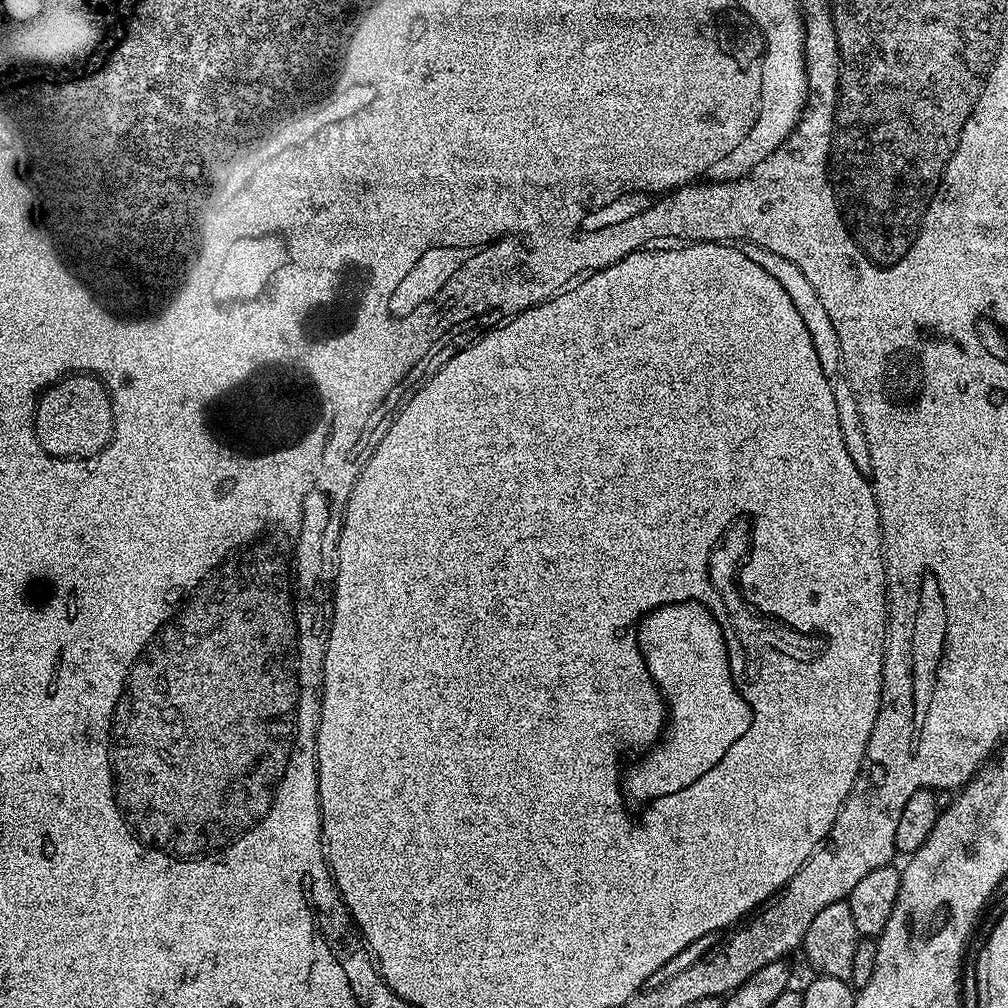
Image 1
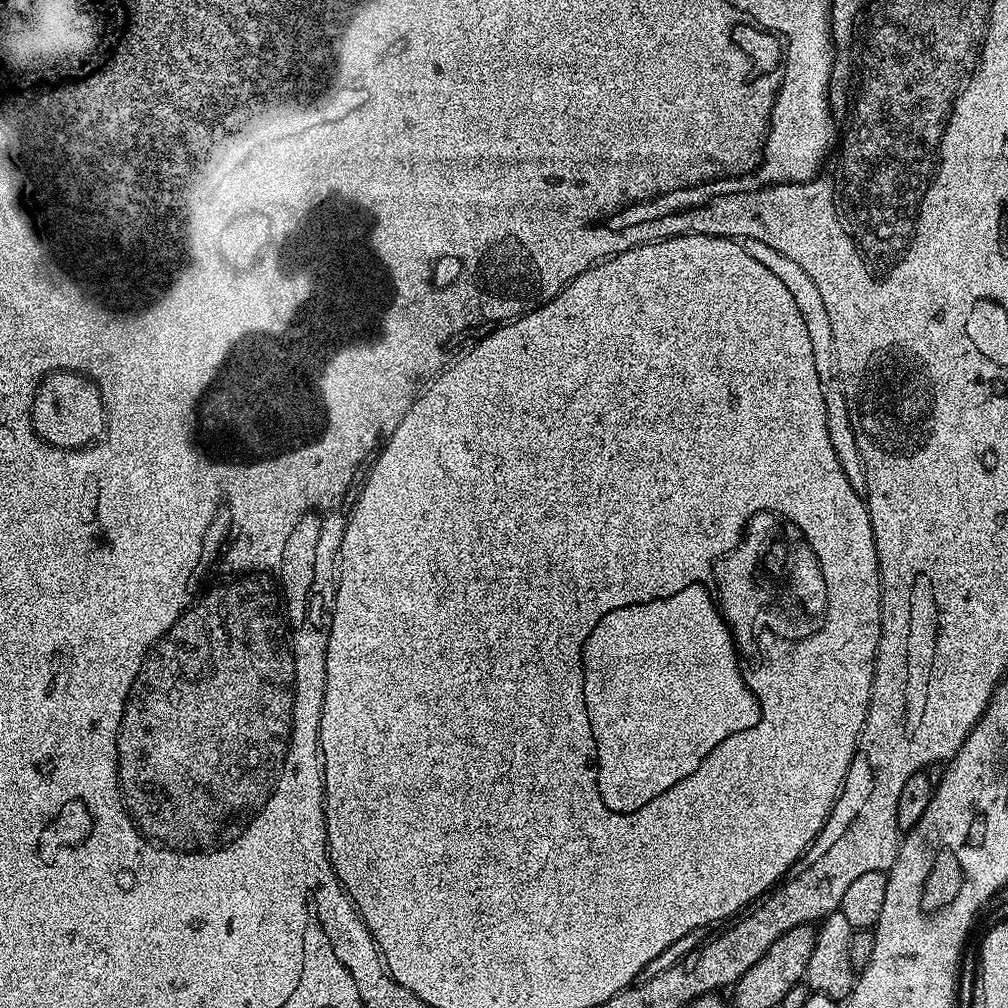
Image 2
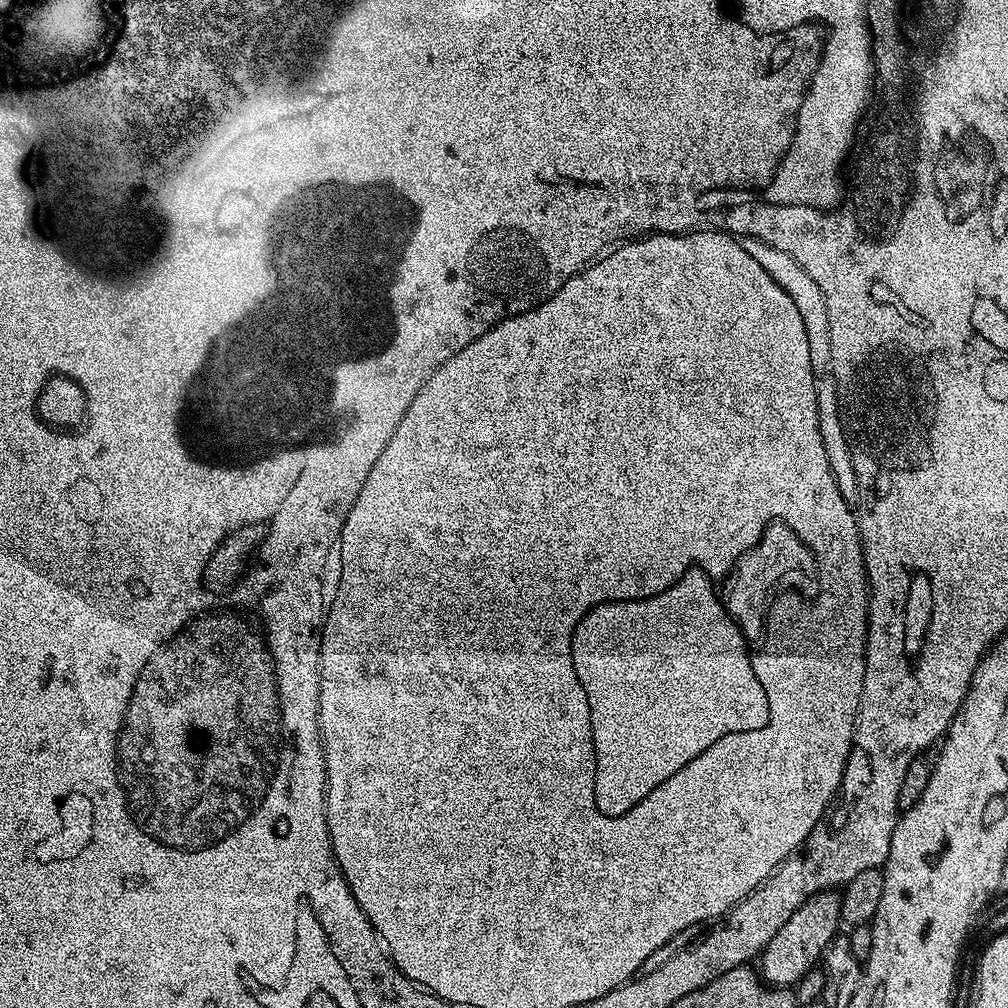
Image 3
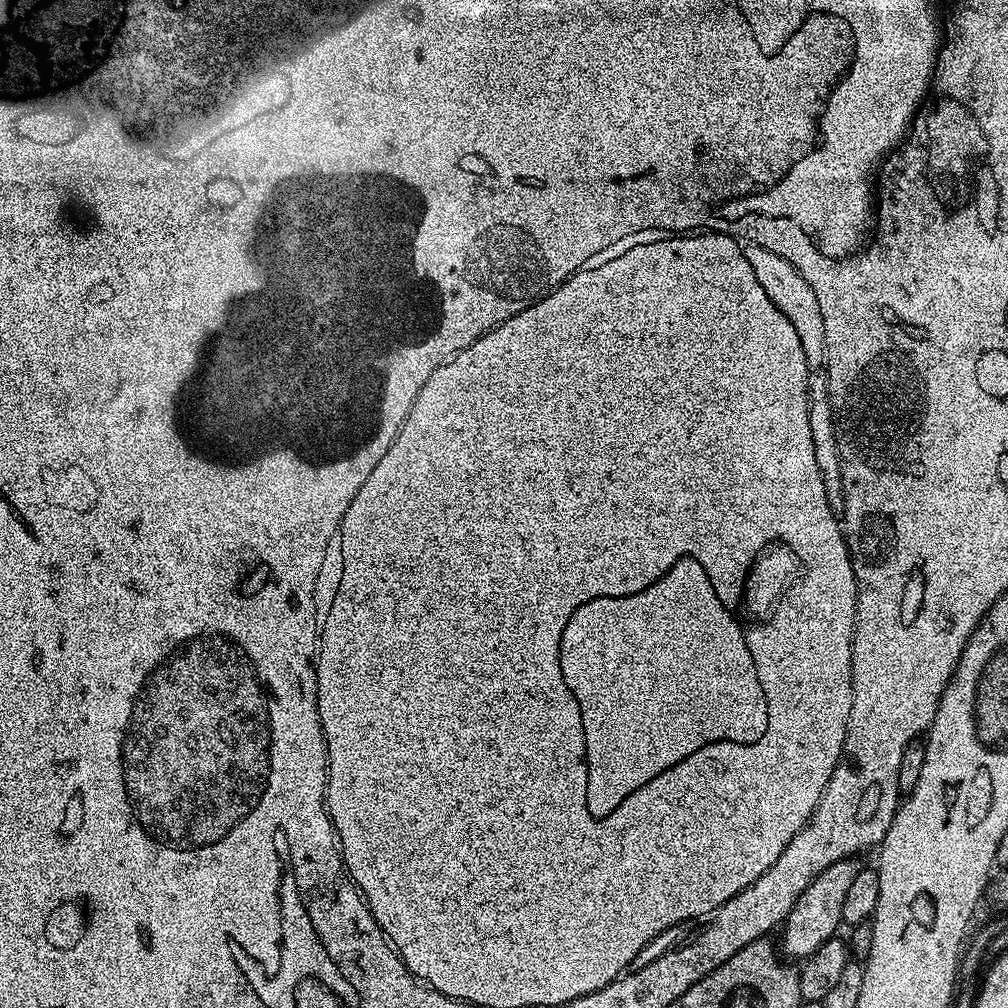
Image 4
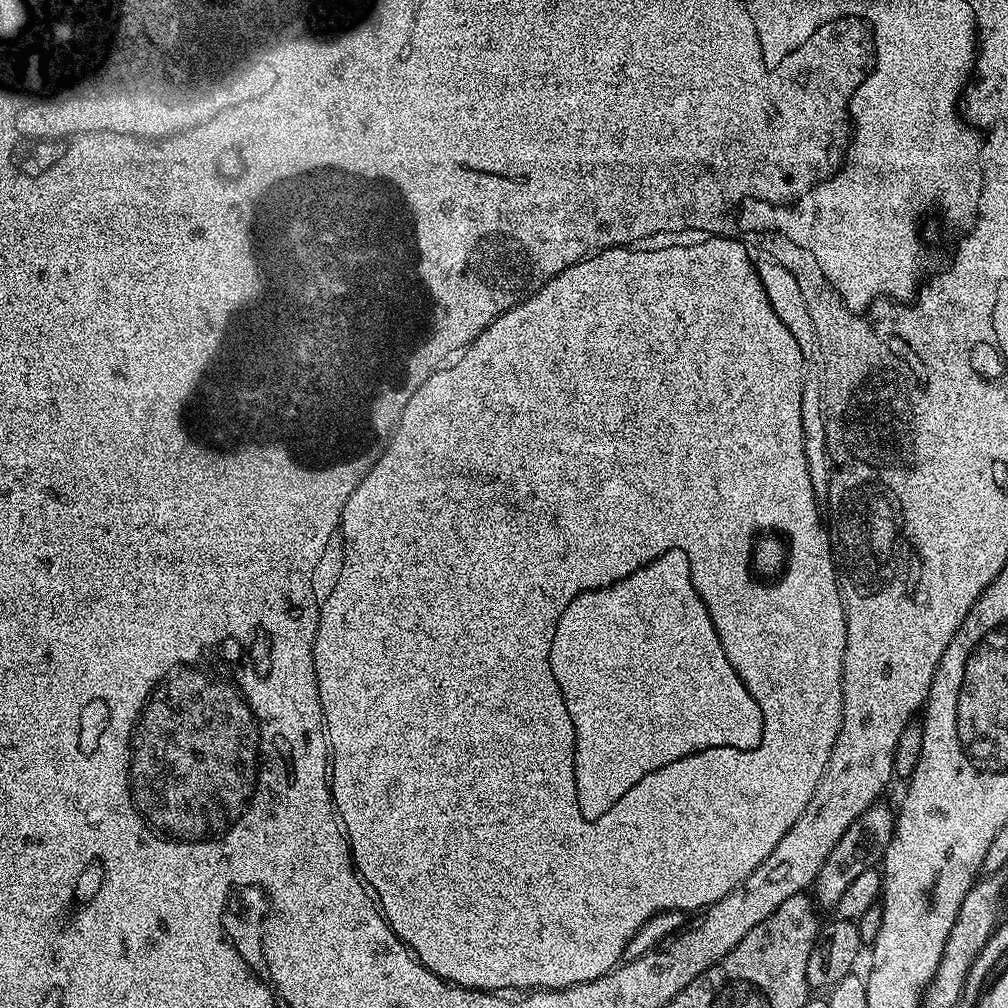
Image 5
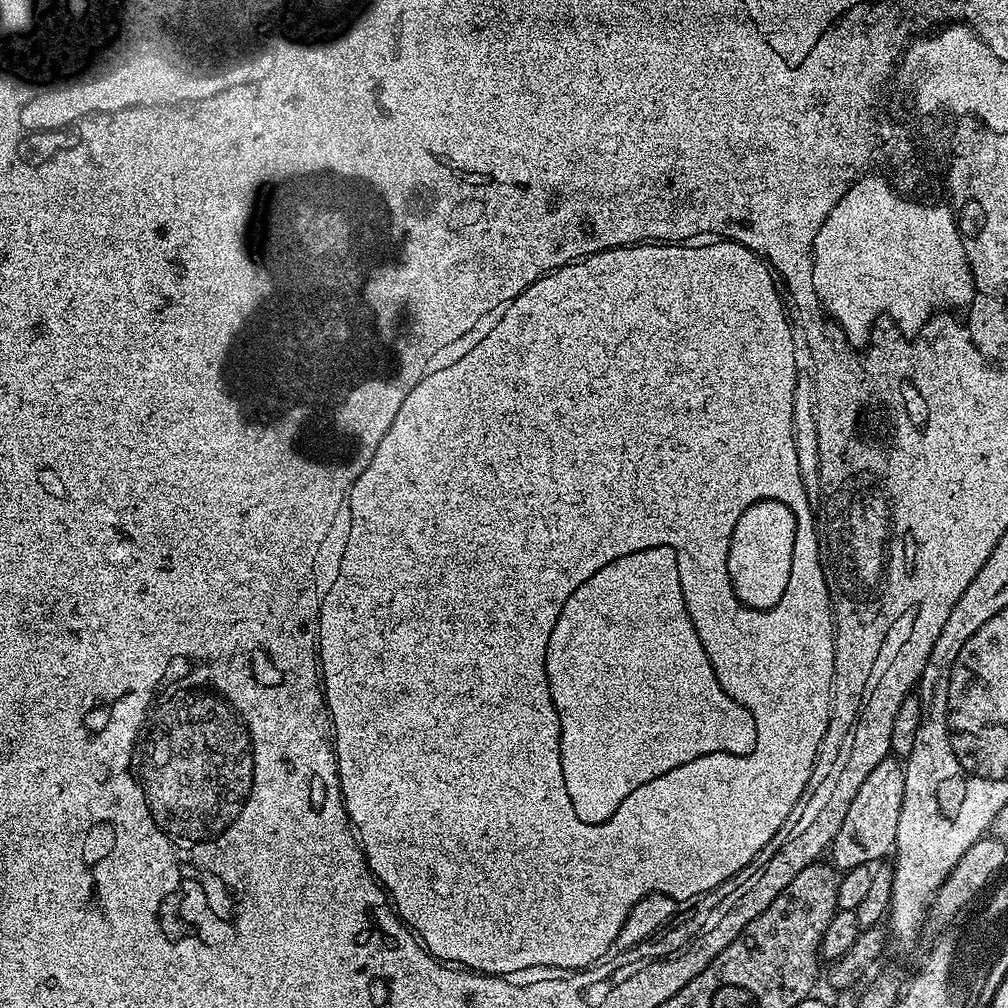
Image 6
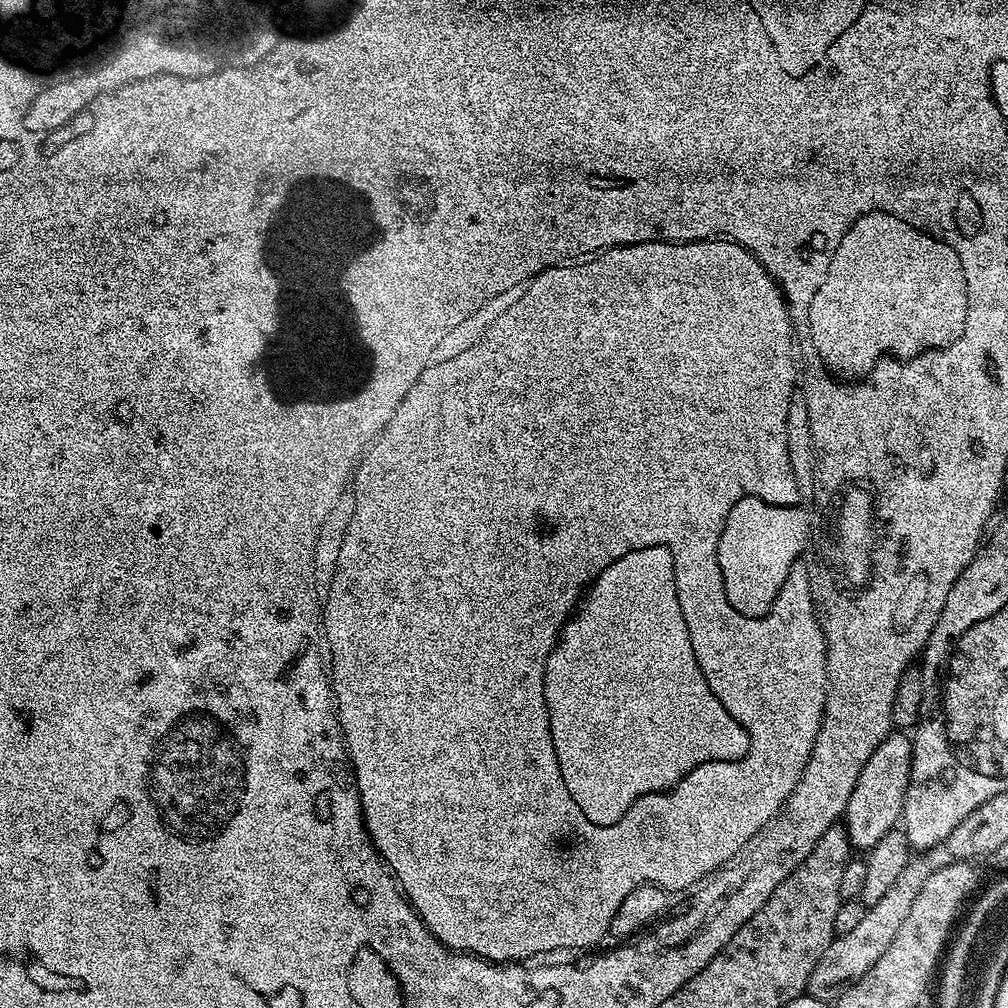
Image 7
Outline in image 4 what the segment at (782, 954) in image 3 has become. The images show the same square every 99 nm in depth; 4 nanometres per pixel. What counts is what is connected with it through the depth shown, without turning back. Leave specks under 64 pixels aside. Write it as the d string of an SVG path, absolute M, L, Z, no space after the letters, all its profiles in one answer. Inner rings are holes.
M849 858L834 862L834 866L826 866L826 870L822 870L822 874L818 874L818 878L814 878L814 882L806 886L806 890L802 890L798 902L794 902L794 906L788 911L788 919L782 925L782 952L785 957L803 958L814 954L818 946L839 933L836 931L842 928L842 901L846 898L850 885L854 883L854 878L858 878L862 867L861 861L858 861L859 859Z

